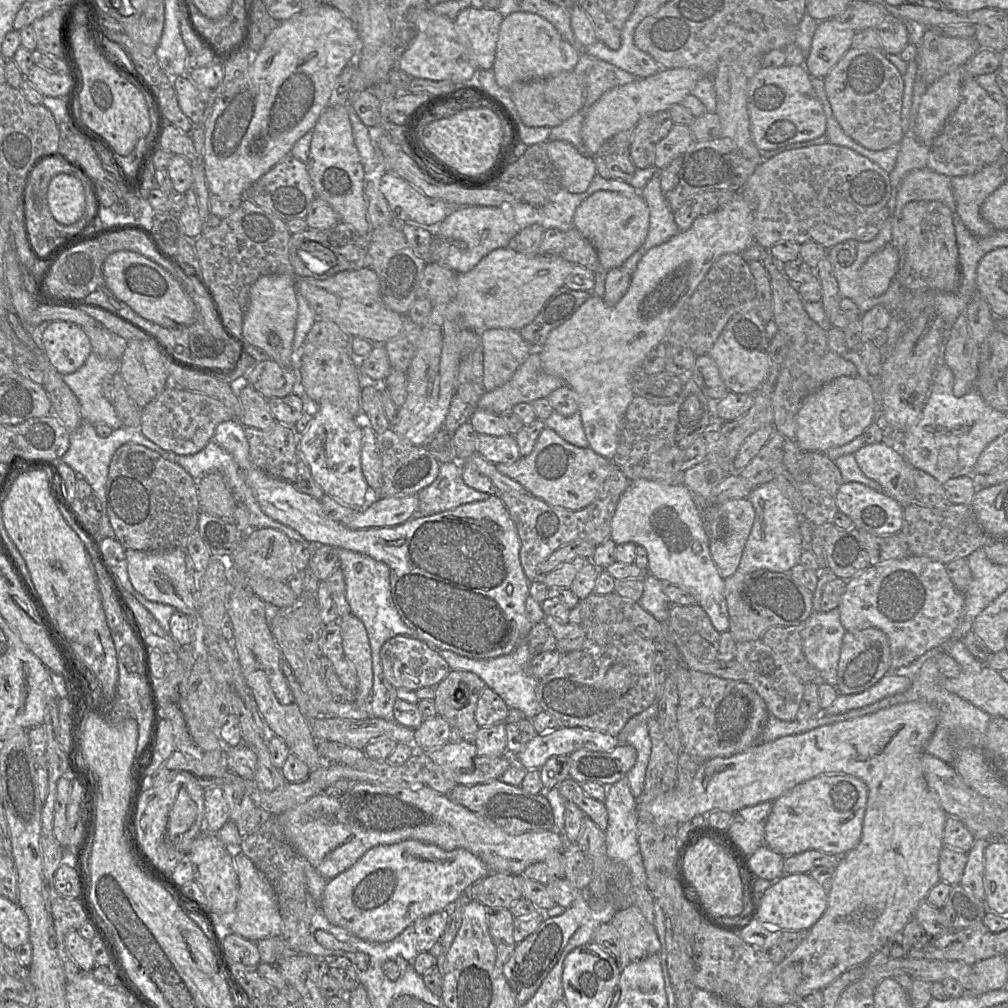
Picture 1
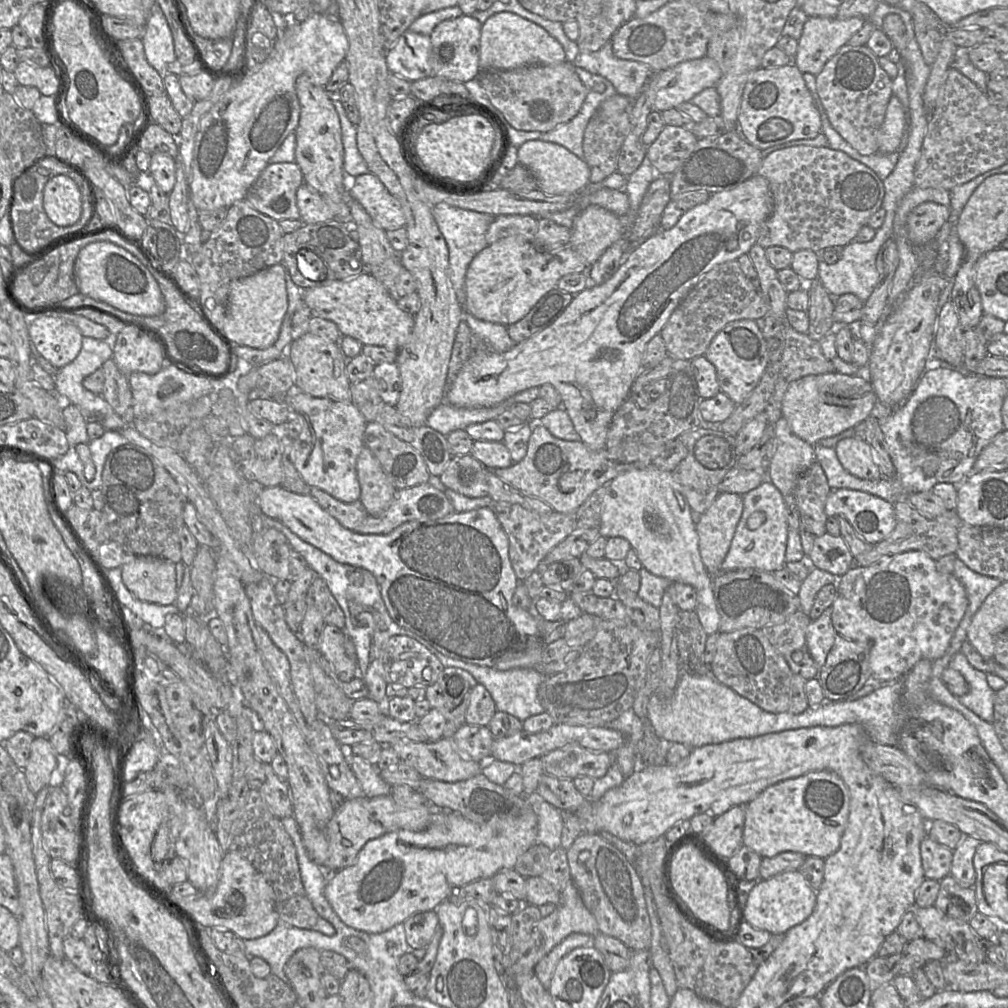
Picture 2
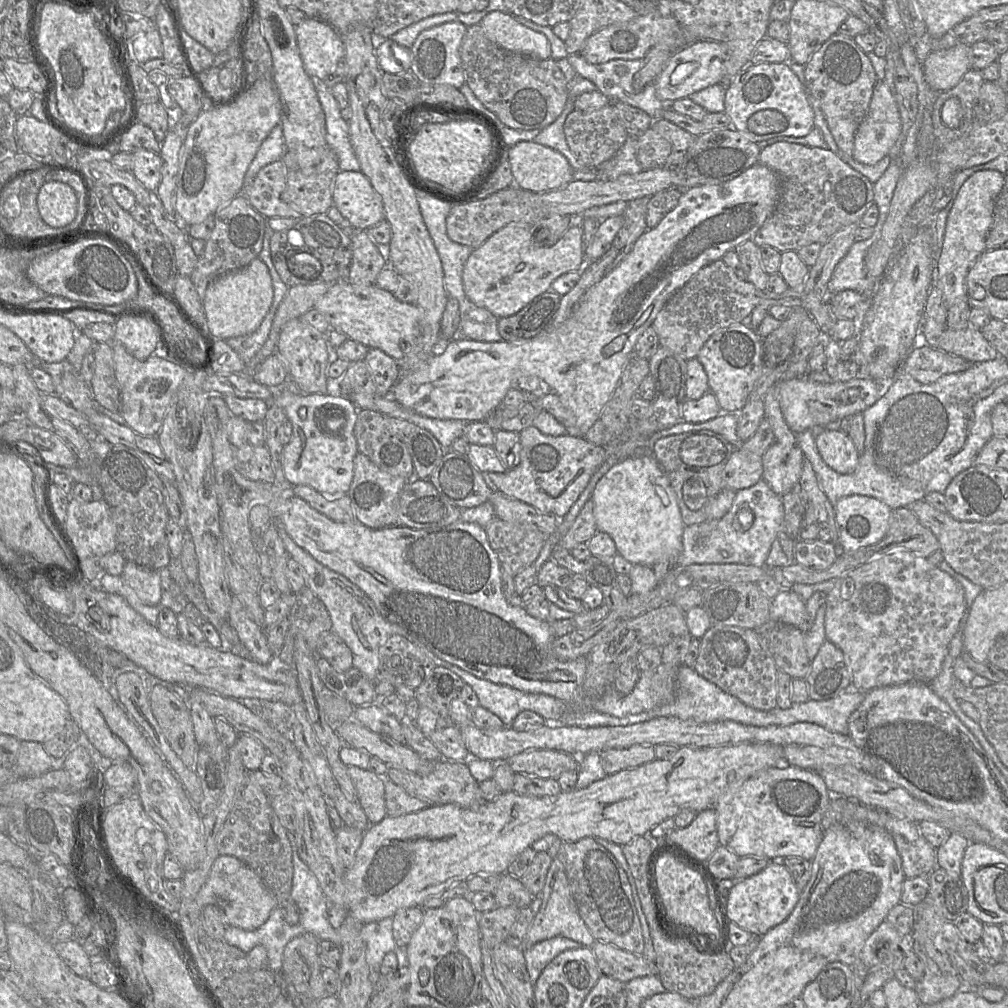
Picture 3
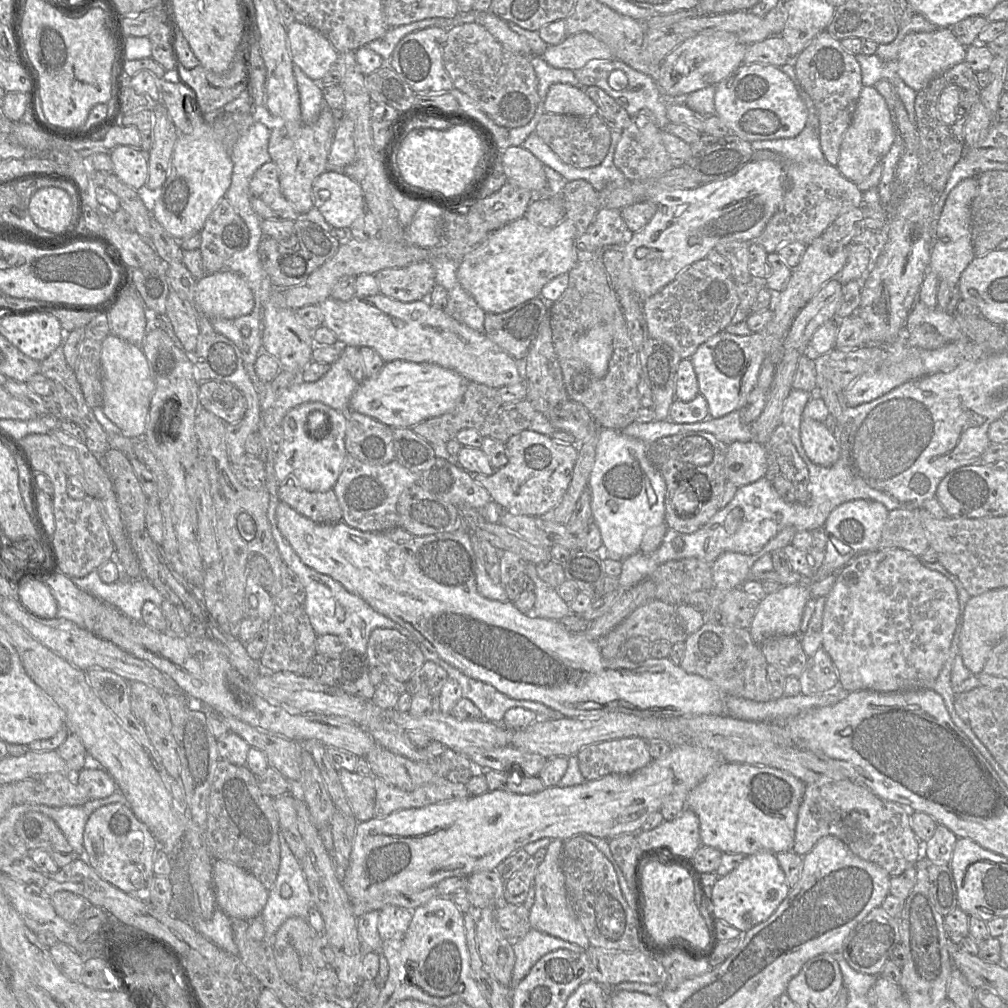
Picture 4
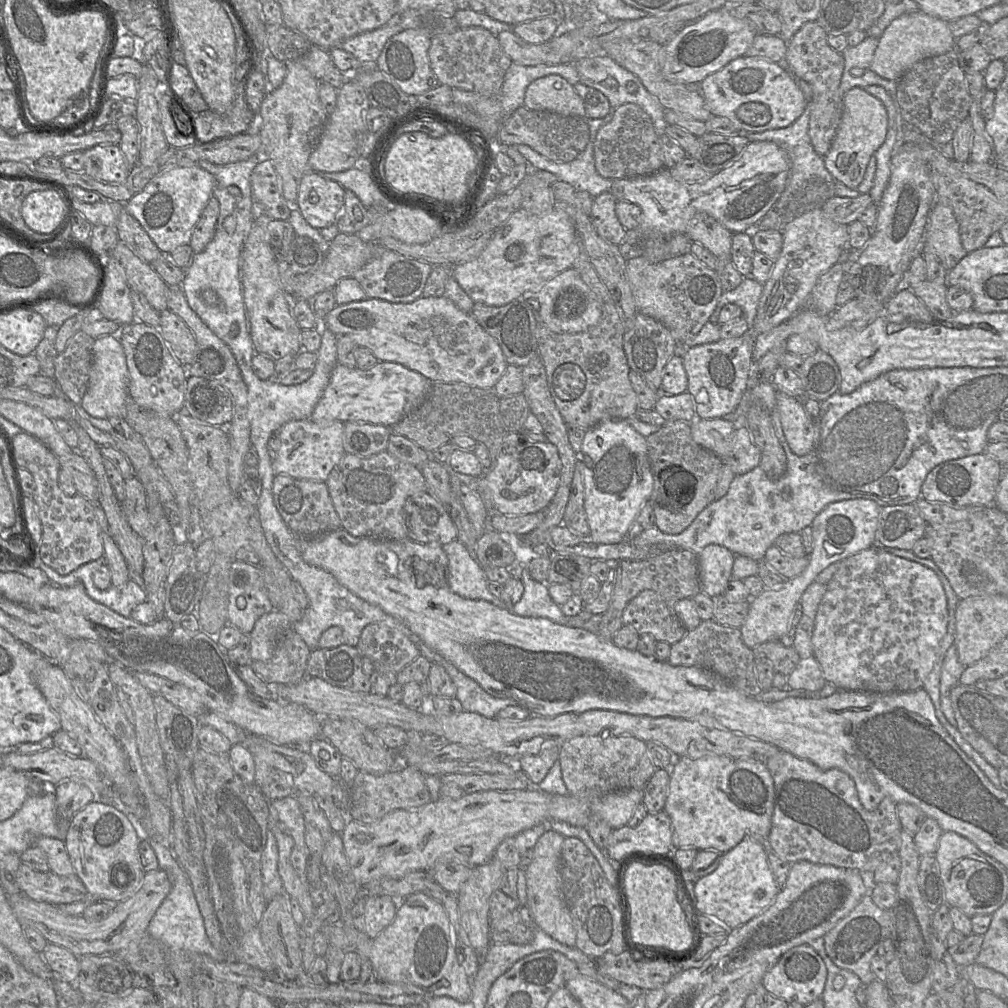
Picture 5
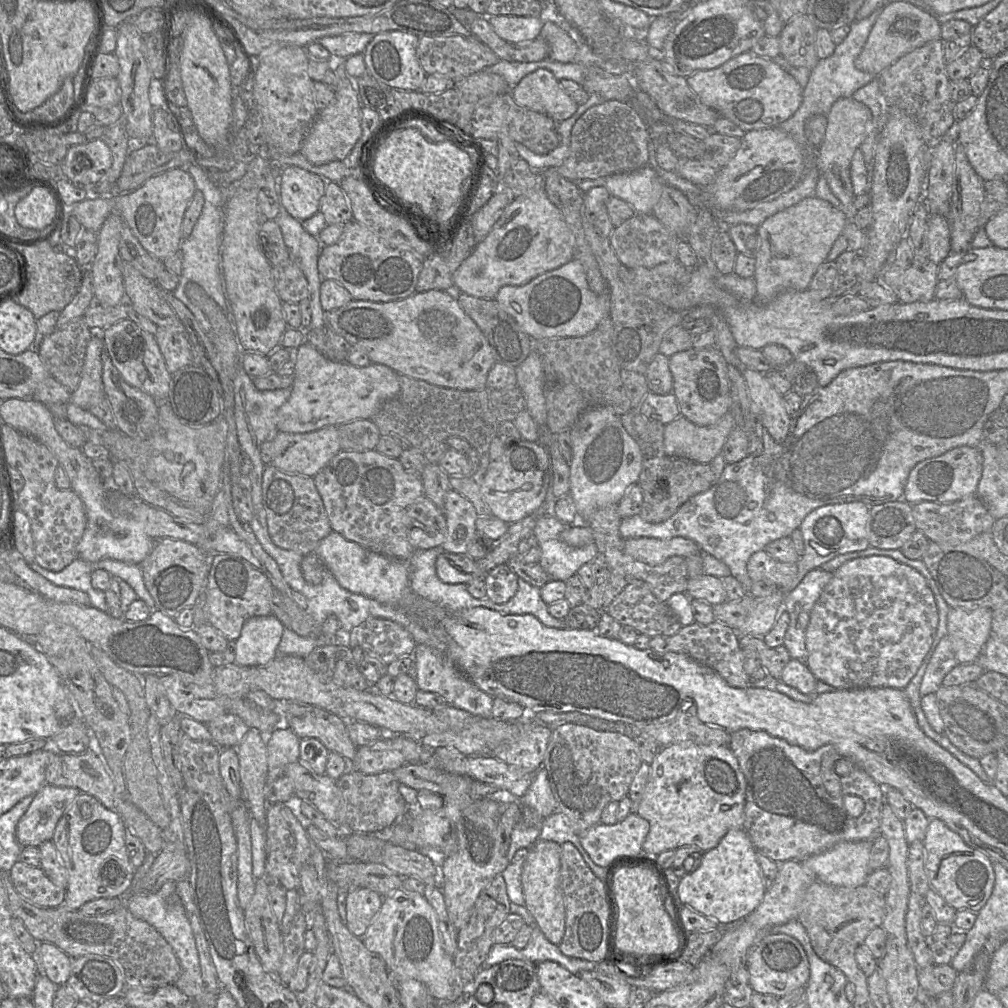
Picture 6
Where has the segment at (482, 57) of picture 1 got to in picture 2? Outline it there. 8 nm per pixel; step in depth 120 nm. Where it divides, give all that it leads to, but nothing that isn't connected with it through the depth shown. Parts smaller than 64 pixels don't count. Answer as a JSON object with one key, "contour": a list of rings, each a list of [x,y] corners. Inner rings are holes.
{"contour":[[[472,15],[461,16],[440,22],[429,35],[429,64],[431,76],[444,77],[465,83],[475,79],[480,72],[480,38],[482,23]]]}

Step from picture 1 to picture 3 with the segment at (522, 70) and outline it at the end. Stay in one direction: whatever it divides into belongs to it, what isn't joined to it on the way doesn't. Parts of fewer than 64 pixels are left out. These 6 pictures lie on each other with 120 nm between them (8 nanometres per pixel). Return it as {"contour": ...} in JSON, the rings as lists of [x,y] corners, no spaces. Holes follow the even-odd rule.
{"contour":[[[490,12],[484,16],[480,24],[487,37],[504,50],[532,59],[551,58],[551,47],[547,37],[518,23],[510,13]]]}

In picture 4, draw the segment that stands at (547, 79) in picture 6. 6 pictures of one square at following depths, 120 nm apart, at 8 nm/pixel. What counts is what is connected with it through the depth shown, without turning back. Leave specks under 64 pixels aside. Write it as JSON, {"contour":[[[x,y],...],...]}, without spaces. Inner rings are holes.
{"contour":[[[555,83],[549,87],[546,95],[542,98],[541,111],[592,116],[597,113],[597,105],[583,88],[577,88],[567,83]]]}

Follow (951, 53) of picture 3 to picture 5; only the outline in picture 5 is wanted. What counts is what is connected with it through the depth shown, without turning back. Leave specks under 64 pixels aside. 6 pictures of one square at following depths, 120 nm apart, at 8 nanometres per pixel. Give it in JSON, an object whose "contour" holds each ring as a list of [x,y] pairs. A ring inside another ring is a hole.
{"contour":[[[920,10],[905,13],[894,19],[878,38],[870,70],[886,80],[898,81],[915,63],[954,50],[955,41],[948,22]]]}

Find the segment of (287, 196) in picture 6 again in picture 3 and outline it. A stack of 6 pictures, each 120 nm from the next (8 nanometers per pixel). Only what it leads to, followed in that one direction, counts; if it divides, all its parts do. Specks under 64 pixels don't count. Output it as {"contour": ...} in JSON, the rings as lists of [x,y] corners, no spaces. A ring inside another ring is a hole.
{"contour":[[[360,171],[338,172],[333,206],[357,230],[367,230],[385,220],[381,196]]]}

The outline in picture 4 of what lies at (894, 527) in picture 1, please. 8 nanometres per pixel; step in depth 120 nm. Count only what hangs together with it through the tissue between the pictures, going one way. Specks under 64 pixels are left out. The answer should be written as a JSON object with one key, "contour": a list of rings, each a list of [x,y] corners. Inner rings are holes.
{"contour":[[[853,500],[836,507],[823,526],[827,541],[823,564],[815,573],[815,580],[822,580],[837,570],[841,570],[856,557],[873,551],[879,544],[889,511],[874,500]]]}

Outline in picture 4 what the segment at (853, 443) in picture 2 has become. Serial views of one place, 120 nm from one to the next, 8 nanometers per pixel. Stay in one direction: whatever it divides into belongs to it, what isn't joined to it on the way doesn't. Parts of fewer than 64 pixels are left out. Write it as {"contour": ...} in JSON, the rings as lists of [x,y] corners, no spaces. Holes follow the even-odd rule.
{"contour":[[[802,418],[800,437],[806,455],[812,462],[829,467],[840,458],[840,444],[833,431],[824,423]]]}

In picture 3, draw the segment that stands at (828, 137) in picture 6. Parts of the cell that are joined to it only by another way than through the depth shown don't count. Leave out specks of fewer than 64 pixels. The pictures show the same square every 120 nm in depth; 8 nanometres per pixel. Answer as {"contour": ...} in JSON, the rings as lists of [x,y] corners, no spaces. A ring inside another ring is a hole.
{"contour":[[[877,82],[868,112],[854,137],[852,158],[874,165],[889,155],[901,132],[897,103],[883,82]]]}

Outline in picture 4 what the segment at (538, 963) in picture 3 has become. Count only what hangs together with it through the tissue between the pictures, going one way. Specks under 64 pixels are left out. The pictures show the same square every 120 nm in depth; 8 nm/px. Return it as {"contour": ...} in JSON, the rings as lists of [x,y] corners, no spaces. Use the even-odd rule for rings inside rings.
{"contour":[[[530,928],[527,935],[512,946],[515,964],[511,979],[511,988],[523,980],[536,962],[544,955],[556,950],[569,950],[574,953],[586,952],[583,948],[559,938]]]}

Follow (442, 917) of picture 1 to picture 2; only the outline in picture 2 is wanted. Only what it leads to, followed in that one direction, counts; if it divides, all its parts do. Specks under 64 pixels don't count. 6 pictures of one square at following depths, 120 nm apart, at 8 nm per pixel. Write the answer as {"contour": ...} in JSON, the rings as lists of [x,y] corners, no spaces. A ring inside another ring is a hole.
{"contour":[[[435,911],[413,914],[403,922],[407,944],[413,950],[425,949],[438,925],[439,919]]]}

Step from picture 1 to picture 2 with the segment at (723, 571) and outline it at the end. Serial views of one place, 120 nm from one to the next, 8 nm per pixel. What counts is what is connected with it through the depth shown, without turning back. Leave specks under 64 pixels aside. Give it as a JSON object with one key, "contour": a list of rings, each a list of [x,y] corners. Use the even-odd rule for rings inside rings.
{"contour":[[[719,493],[719,495],[714,500],[712,505],[701,515],[700,520],[696,524],[696,530],[697,530],[697,533],[699,536],[699,551],[700,551],[700,555],[701,555],[701,560],[702,560],[703,564],[705,565],[705,567],[710,575],[717,575],[719,573],[726,573],[726,572],[721,572],[721,565],[722,565],[722,563],[723,563],[728,551],[729,551],[731,541],[732,541],[733,536],[735,534],[737,525],[742,517],[742,513],[743,513],[743,498],[741,495],[734,494],[734,493]]]}

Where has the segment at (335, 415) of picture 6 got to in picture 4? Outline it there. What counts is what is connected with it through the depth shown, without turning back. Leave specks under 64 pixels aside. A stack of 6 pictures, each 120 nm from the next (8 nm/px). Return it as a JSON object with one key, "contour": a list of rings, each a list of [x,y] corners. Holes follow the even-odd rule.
{"contour":[[[394,360],[375,376],[359,383],[350,399],[350,410],[368,415],[391,428],[412,428],[430,418],[451,412],[461,402],[467,381],[458,372],[434,363]]]}

